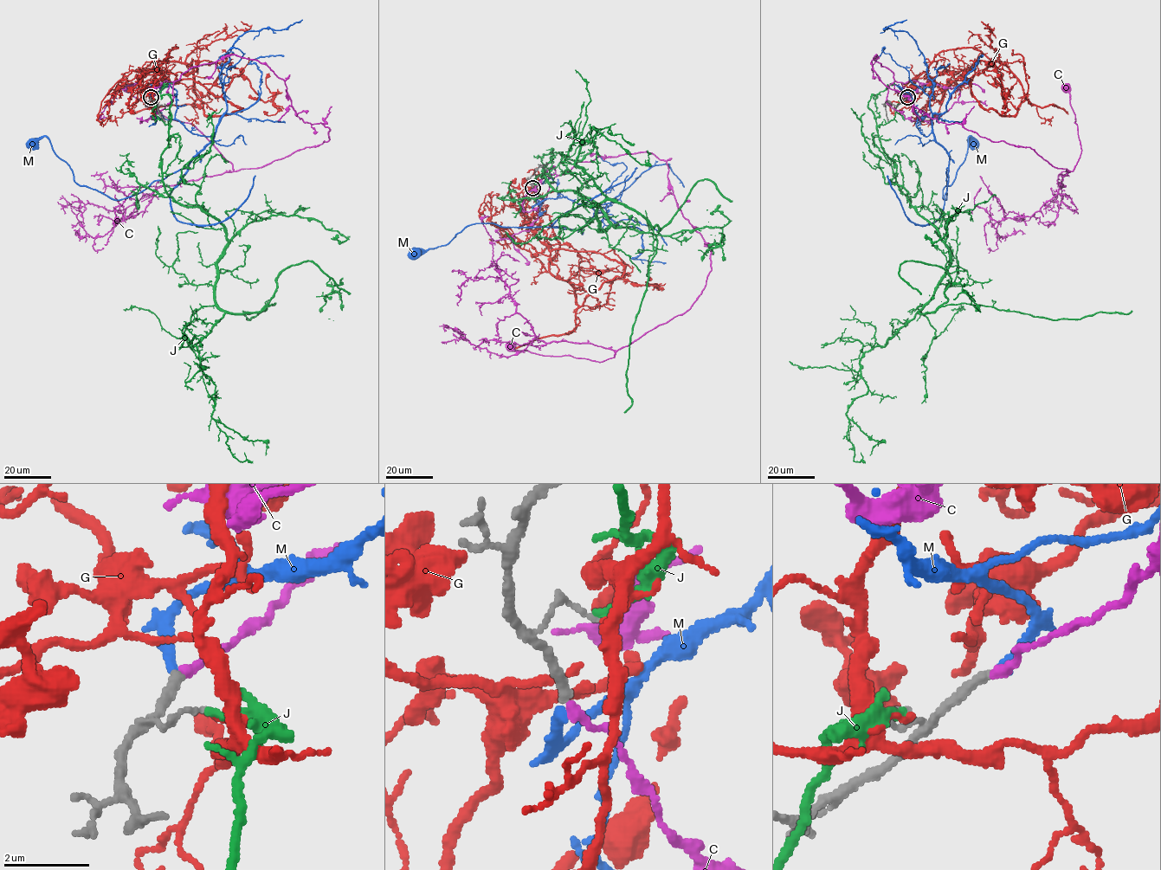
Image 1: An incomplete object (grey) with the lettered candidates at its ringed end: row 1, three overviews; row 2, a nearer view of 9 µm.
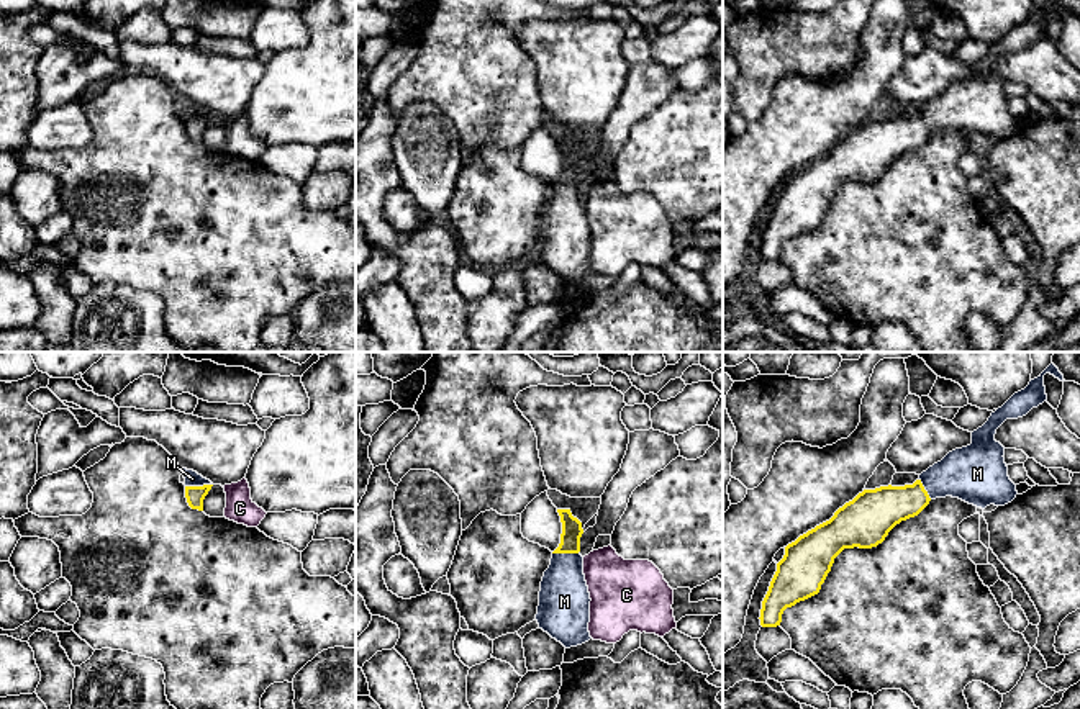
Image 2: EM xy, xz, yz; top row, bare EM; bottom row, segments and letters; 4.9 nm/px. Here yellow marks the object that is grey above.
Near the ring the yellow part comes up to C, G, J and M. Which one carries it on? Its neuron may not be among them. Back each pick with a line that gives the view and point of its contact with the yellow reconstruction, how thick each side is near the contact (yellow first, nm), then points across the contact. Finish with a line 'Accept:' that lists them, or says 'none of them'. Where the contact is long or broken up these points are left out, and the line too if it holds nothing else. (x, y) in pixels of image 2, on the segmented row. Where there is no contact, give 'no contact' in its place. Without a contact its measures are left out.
M: meets yellow in xy at (199, 487); 90 nm thick on the yellow side, 80 nm on the other; runs through xy (195, 495), (199, 487), (192, 478)
Accept: M

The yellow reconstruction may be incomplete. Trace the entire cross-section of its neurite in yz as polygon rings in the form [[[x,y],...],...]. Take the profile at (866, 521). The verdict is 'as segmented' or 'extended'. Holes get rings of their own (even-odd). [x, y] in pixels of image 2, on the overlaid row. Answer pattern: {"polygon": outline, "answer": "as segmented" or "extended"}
{"polygon": [[[1051,364],[972,432],[970,445],[949,452],[913,485],[864,490],[829,521],[788,544],[762,601],[760,625],[780,625],[787,607],[818,594],[844,549],[877,547],[896,524],[918,516],[931,499],[952,496],[982,509],[1011,503],[1018,491],[1008,476],[1005,447],[995,434],[1006,419],[1023,418],[1047,401],[1046,373],[1065,382]]], "answer": "extended"}

